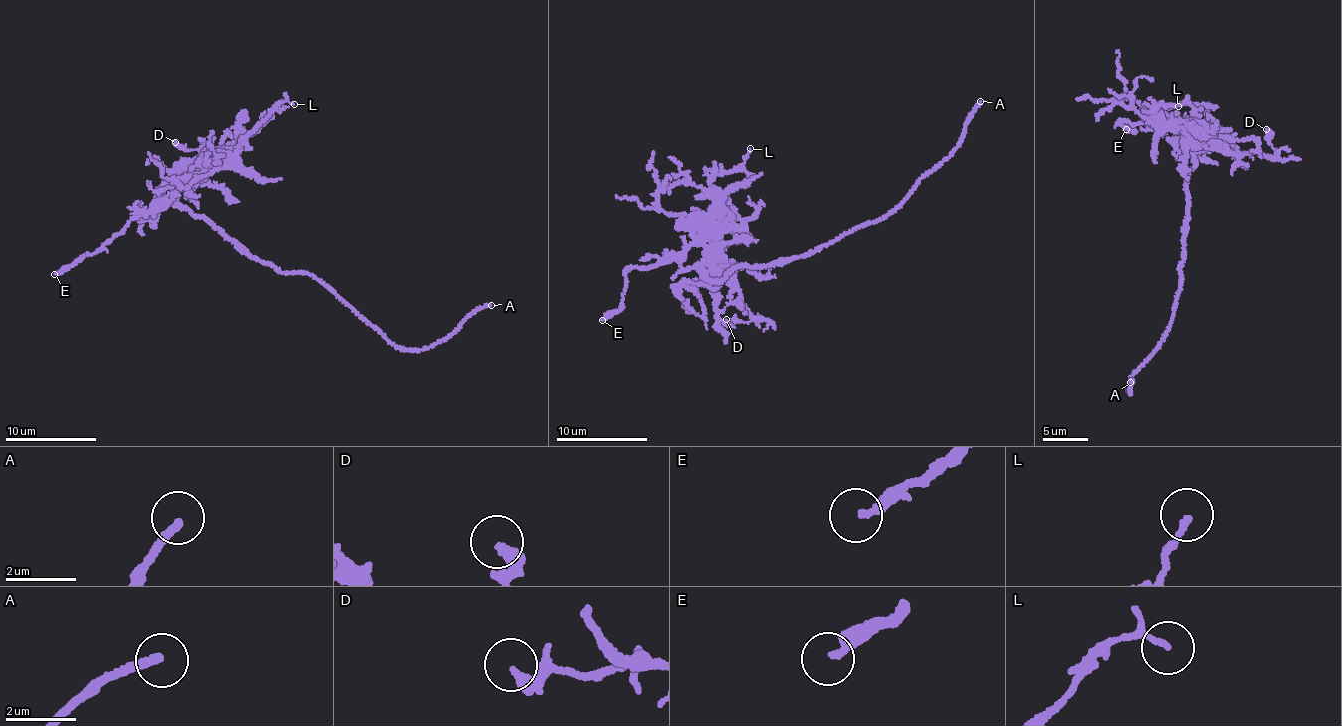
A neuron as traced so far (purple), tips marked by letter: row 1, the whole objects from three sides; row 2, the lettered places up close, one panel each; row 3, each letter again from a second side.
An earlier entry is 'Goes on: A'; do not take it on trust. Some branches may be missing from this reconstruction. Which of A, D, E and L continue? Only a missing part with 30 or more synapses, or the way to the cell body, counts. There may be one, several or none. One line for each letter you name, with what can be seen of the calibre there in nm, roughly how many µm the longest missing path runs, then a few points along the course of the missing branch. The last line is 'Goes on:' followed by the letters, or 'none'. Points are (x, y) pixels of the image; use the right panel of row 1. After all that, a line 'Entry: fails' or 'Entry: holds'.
A: 240 nm | 40 µm
Goes on: A
Entry: holds

